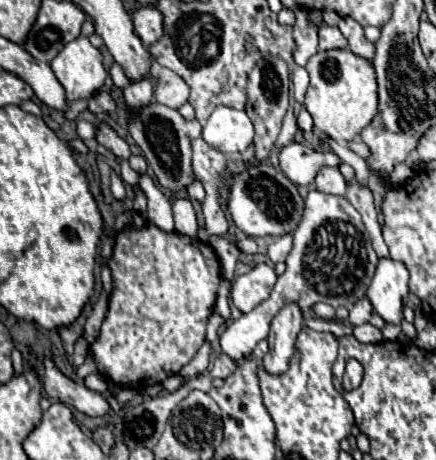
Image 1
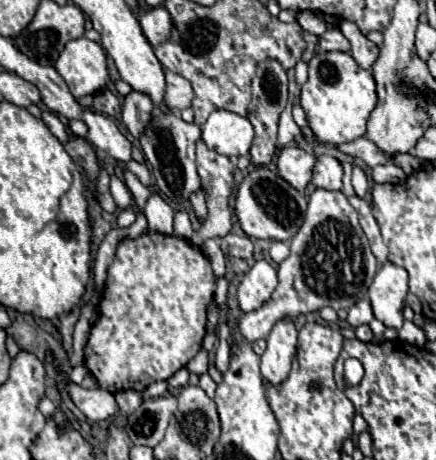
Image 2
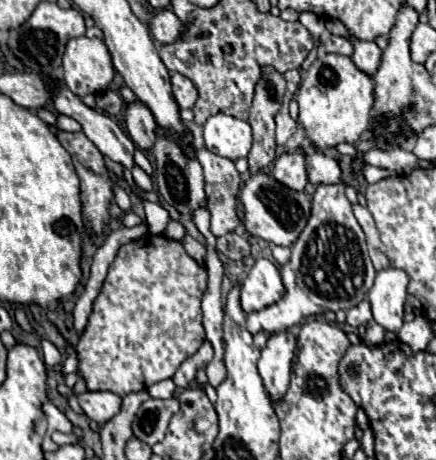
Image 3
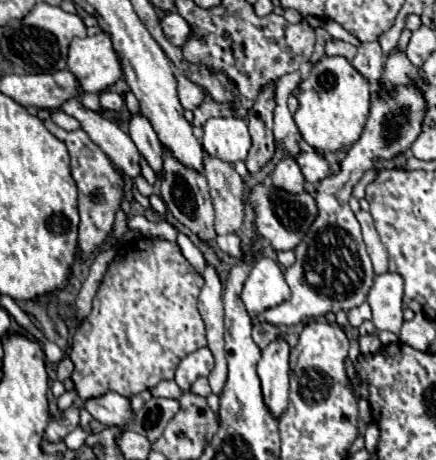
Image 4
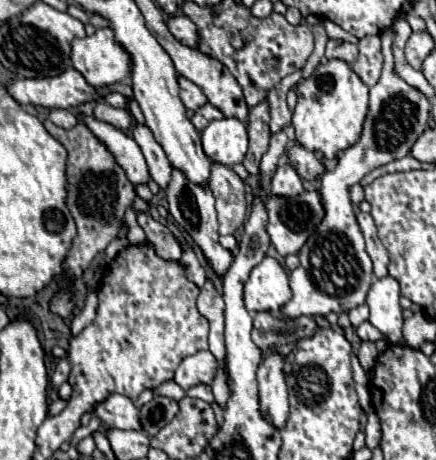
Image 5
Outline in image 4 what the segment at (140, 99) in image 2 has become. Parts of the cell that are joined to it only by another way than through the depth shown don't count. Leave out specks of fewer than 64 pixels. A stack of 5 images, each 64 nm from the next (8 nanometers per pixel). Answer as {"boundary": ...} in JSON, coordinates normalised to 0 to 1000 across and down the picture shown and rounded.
{"boundary":[[[326,243],[303,248],[303,257],[298,257],[298,300],[317,317],[321,335],[339,348],[349,370],[358,378],[367,378],[372,374],[372,313],[362,304],[358,283],[349,278],[344,261]]]}

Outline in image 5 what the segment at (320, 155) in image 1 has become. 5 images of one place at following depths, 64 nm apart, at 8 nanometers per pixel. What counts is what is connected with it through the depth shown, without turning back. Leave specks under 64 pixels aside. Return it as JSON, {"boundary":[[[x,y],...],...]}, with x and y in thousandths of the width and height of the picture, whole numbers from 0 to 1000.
{"boundary":[[[661,352],[642,357],[624,383],[624,422],[683,426],[693,413],[697,413],[693,391],[688,391],[679,365],[670,365],[670,357],[661,357]]]}

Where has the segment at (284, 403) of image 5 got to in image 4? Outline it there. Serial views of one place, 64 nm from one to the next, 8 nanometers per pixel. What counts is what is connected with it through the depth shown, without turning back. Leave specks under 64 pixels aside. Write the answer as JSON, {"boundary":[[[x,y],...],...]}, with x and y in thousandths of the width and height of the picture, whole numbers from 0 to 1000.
{"boundary":[[[633,735],[601,761],[592,787],[592,817],[615,891],[642,904],[661,883],[661,809],[665,809],[665,748],[656,735]]]}

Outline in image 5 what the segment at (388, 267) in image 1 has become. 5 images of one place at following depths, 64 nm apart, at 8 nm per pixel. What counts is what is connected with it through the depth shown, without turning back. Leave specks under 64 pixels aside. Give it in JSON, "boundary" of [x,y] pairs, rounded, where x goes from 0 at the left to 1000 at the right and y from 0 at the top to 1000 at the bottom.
{"boundary":[[[899,600],[862,604],[844,630],[849,704],[890,730],[899,748],[922,748],[924,672],[917,670],[917,617]]]}

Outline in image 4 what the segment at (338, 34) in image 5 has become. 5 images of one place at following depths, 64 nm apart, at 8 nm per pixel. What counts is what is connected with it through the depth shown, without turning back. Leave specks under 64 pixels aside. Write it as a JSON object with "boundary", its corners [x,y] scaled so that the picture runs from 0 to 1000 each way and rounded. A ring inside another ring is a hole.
{"boundary":[[[743,43],[743,65],[748,65],[761,83],[775,83],[775,87],[789,87],[789,91],[807,91],[812,100],[826,96],[821,83],[812,83],[803,70],[794,70],[794,65],[789,65],[775,48],[766,48],[766,43]],[[839,91],[821,100],[821,113],[807,130],[807,143],[853,183],[872,174],[876,148],[881,148],[881,117],[867,91]]]}

